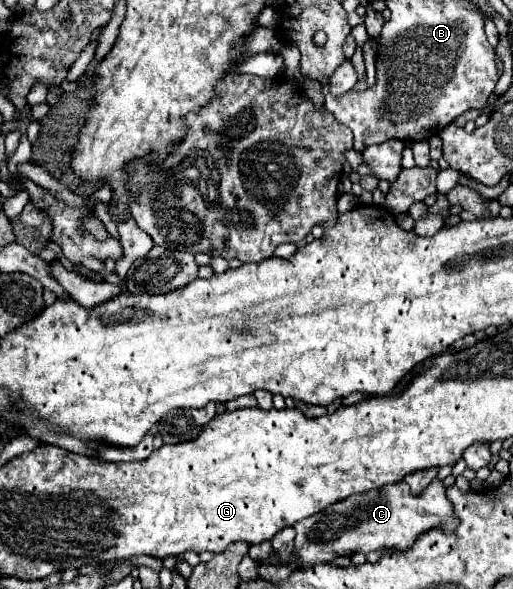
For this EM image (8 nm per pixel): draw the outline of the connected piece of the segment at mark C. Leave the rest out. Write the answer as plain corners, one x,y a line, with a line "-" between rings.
433,479
421,495
413,495
405,481
383,485
375,491
365,491
351,495
343,501
333,503
325,513
315,513
299,523
295,547
299,553
299,565
313,567
319,563
329,563
339,555
353,555
357,551
371,553
377,549
387,551
407,551
413,543
431,529
441,529
443,533
455,531
459,519
453,513
453,505
445,495
445,485
439,479

